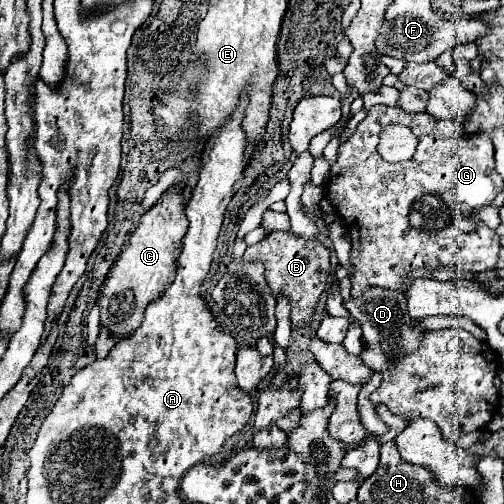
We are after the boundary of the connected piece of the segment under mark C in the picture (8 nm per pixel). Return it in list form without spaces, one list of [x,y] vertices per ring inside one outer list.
[[[167,190],[151,210],[147,210],[131,234],[127,248],[117,258],[111,268],[105,286],[101,290],[99,308],[101,308],[101,326],[109,328],[117,338],[129,336],[143,320],[143,312],[149,302],[159,298],[159,294],[167,288],[169,278],[173,276],[175,258],[179,254],[181,238],[187,232],[187,216],[185,216],[185,194],[183,190]]]

